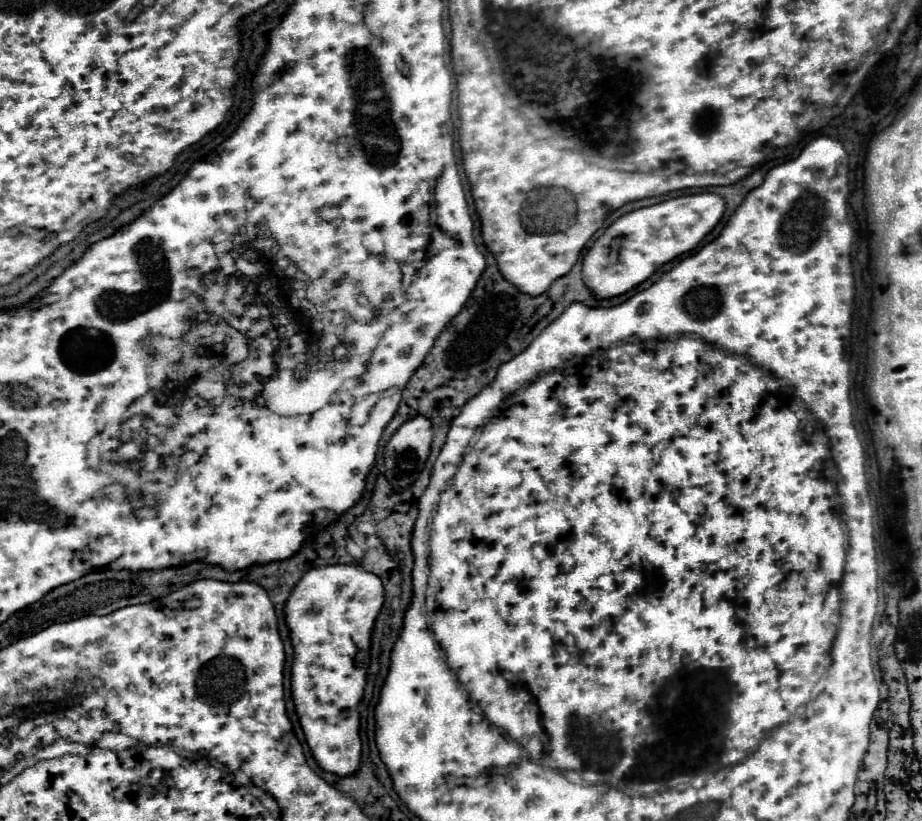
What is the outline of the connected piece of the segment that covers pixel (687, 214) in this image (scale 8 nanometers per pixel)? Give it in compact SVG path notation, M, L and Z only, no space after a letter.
M712 192L678 196L654 206L634 210L620 216L586 252L582 260L582 280L586 288L600 300L626 294L660 266L680 254L694 250L704 236L720 222L724 214L724 200Z

